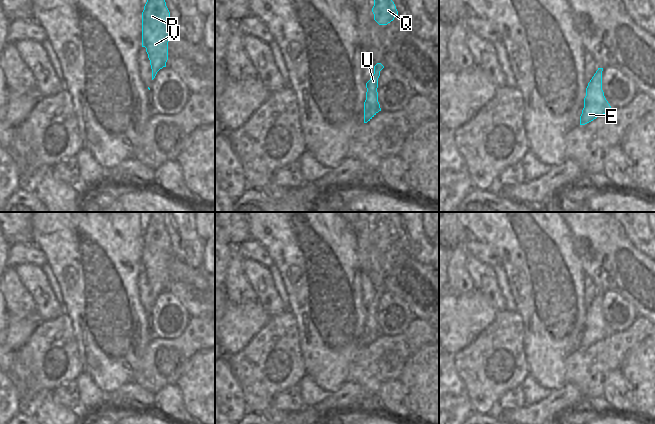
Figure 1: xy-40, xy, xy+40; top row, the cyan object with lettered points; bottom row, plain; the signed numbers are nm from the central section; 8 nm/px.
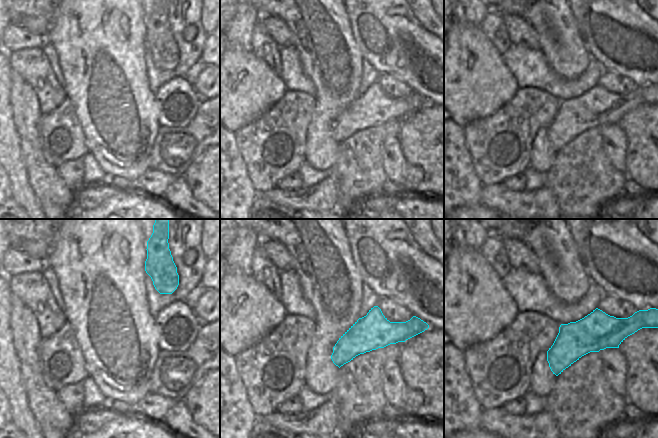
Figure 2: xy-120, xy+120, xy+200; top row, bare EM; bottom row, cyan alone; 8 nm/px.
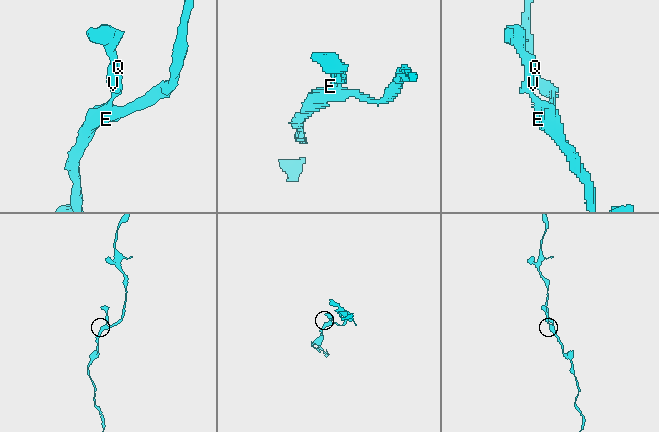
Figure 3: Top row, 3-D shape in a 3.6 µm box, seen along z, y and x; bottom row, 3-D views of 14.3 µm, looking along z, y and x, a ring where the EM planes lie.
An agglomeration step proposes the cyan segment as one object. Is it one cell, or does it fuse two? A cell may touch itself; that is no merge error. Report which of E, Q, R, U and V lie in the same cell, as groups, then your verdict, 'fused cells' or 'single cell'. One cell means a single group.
E Q R U V; single cell

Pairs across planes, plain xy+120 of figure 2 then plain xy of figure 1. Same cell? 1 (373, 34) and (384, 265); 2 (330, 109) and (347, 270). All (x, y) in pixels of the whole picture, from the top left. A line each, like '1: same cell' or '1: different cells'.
1: same cell
2: same cell

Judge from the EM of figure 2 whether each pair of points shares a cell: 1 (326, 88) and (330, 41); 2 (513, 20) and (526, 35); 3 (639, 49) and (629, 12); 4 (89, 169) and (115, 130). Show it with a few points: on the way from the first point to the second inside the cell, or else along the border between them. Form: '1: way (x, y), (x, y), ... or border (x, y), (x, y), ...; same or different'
1: way (330, 76), (330, 53); same
2: way (515, 24), (522, 31); same
3: way (633, 40), (633, 28), (629, 21); same
4: border (87, 151), (106, 174); different

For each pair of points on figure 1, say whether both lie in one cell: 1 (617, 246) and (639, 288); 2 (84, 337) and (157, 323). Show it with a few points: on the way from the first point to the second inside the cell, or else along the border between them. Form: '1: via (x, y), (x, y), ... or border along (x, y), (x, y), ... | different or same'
1: via (617, 256), (617, 260), (635, 278) | same
2: border along (148, 314), (152, 336) | different

